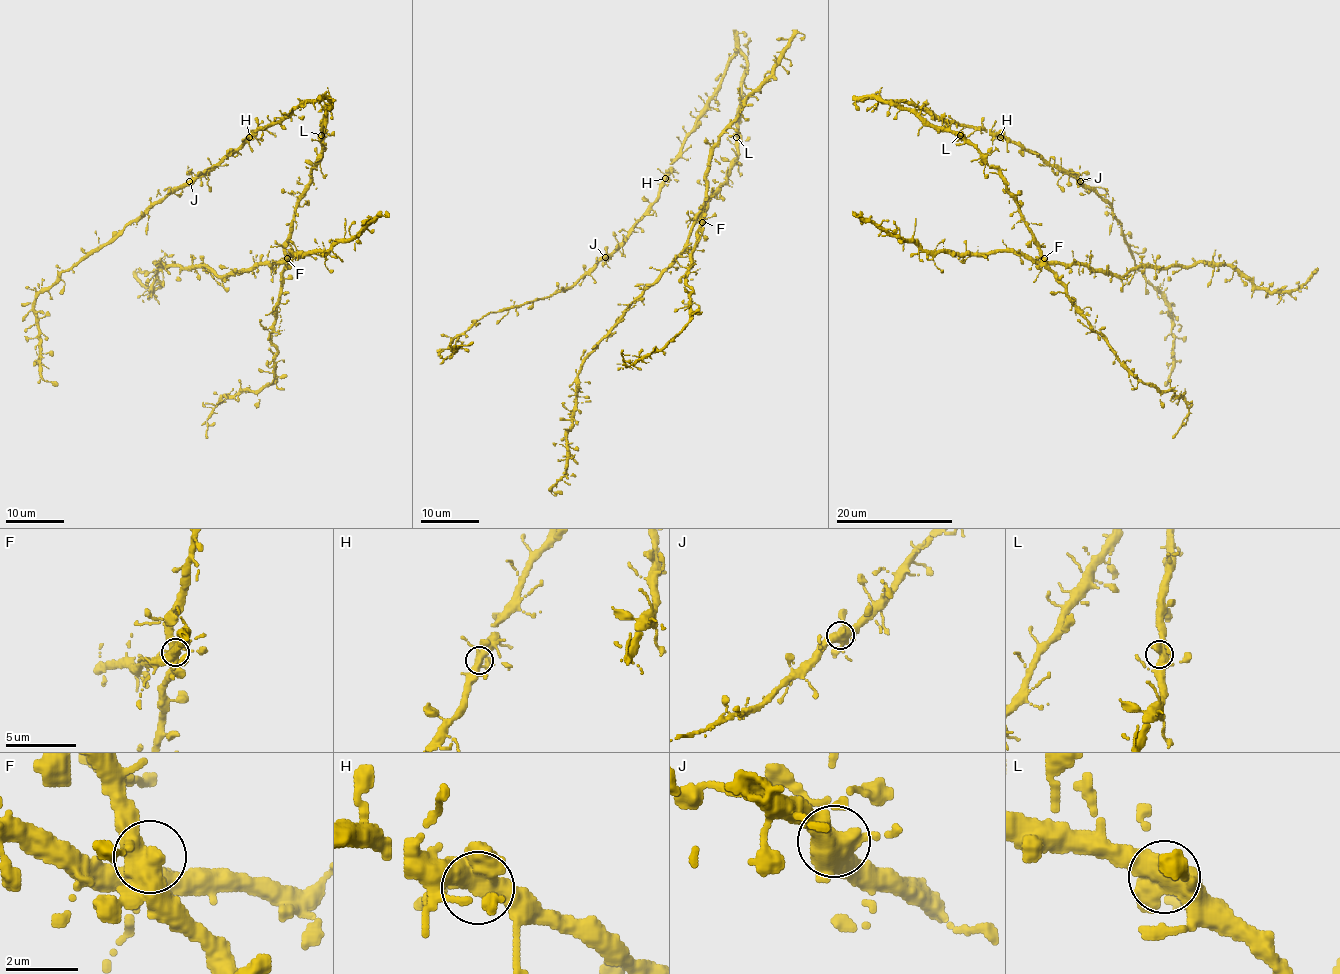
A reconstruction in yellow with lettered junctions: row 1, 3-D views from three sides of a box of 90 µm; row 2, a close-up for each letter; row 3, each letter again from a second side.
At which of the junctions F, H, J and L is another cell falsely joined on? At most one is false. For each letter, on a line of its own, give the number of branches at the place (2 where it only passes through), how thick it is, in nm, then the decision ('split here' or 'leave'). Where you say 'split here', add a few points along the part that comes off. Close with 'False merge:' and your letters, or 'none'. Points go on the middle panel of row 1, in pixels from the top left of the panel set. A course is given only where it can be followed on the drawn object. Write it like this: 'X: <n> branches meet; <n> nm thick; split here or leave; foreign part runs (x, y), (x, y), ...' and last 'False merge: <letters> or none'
F: 5 branches meet; 440 nm thick; leave
H: 5 branches meet; 400 nm thick; leave
J: 5 branches meet; 400 nm thick; leave
L: 4 branches meet; 480 nm thick; leave
False merge: none

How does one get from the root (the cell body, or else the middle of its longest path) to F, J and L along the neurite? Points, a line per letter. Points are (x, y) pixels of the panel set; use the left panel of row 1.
F: (330, 100), (322, 125), (321, 159), (311, 170), (308, 188), (296, 204), (286, 246), (287, 258)
J: (330, 100), (327, 97), (306, 100), (281, 121), (258, 126), (223, 160), (189, 181)
L: (330, 100), (321, 135)

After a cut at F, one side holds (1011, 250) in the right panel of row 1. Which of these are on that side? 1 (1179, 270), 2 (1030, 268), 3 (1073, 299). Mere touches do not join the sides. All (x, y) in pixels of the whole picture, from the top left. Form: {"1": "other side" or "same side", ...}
{"1": "same side", "2": "same side", "3": "other side"}

